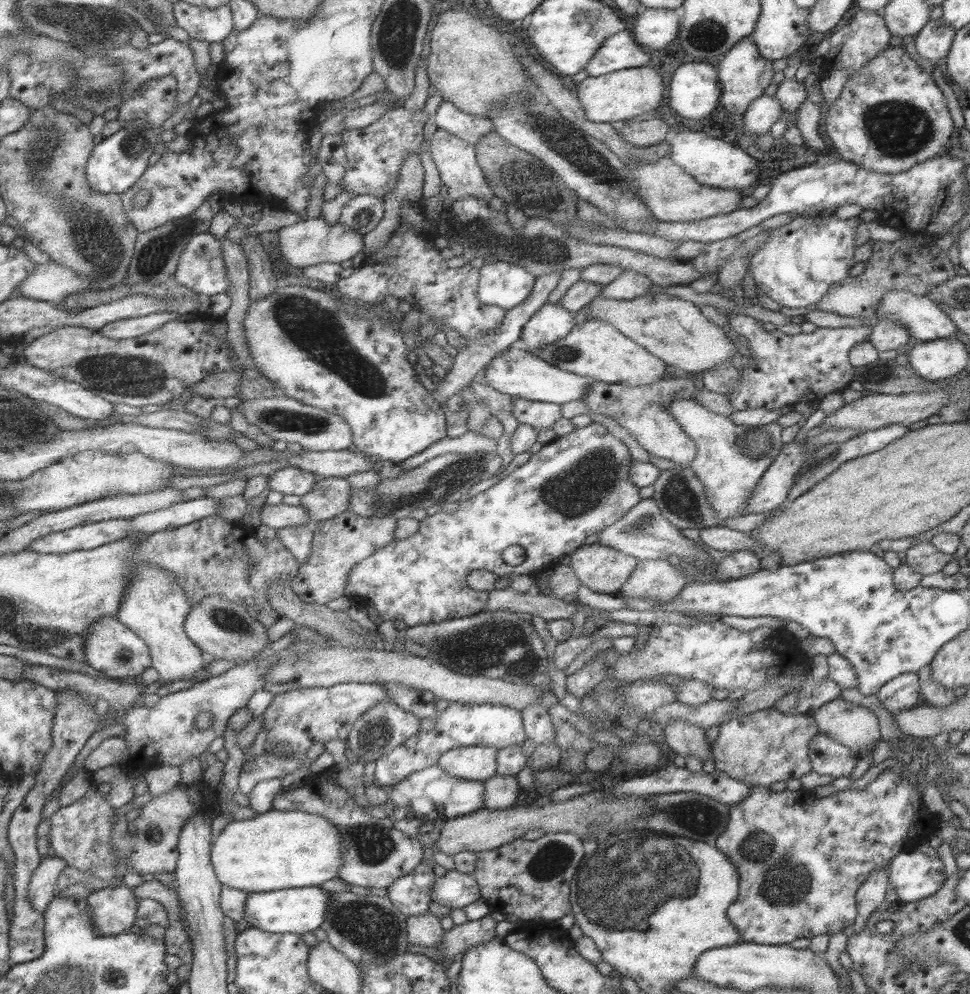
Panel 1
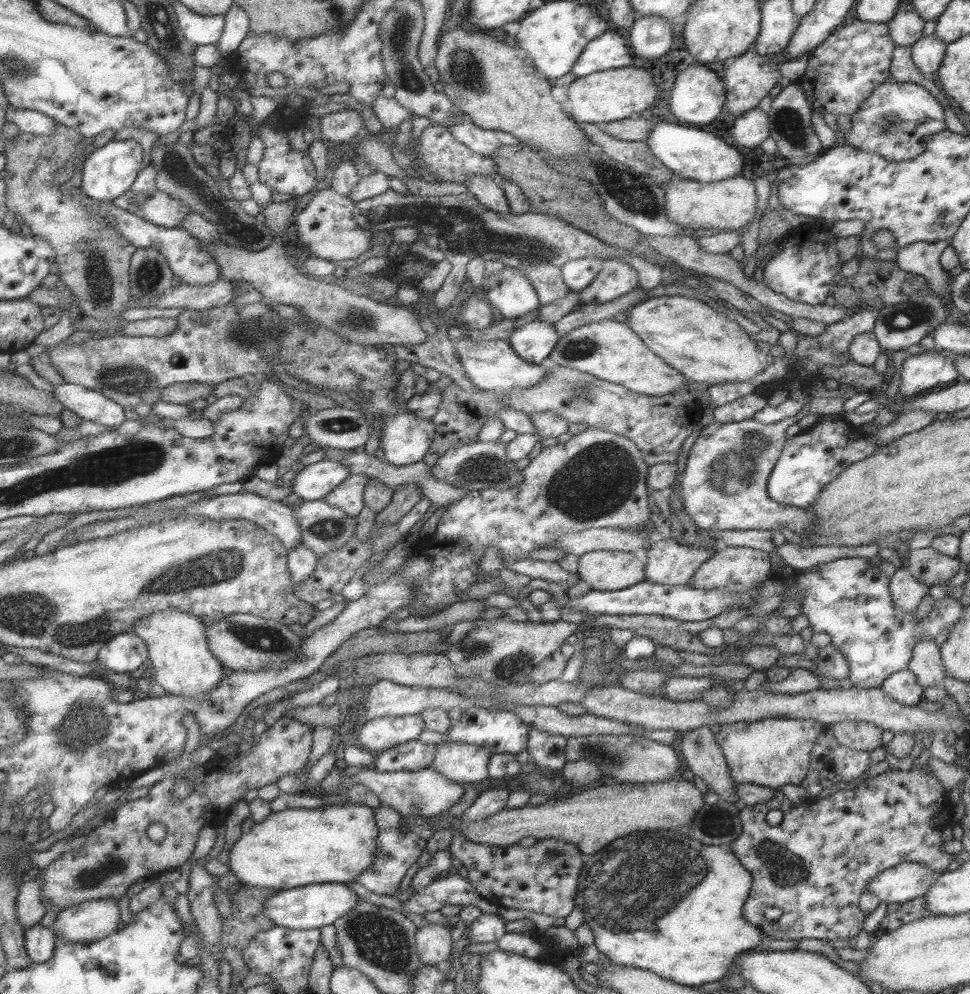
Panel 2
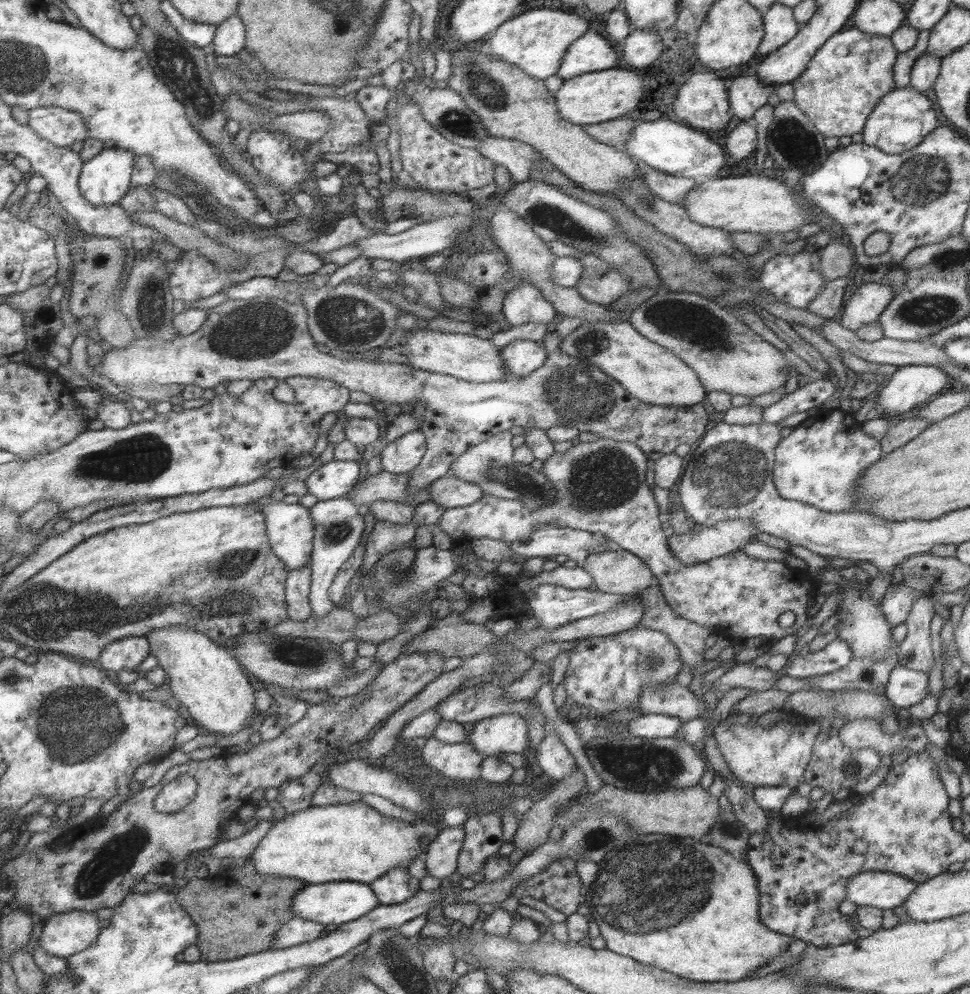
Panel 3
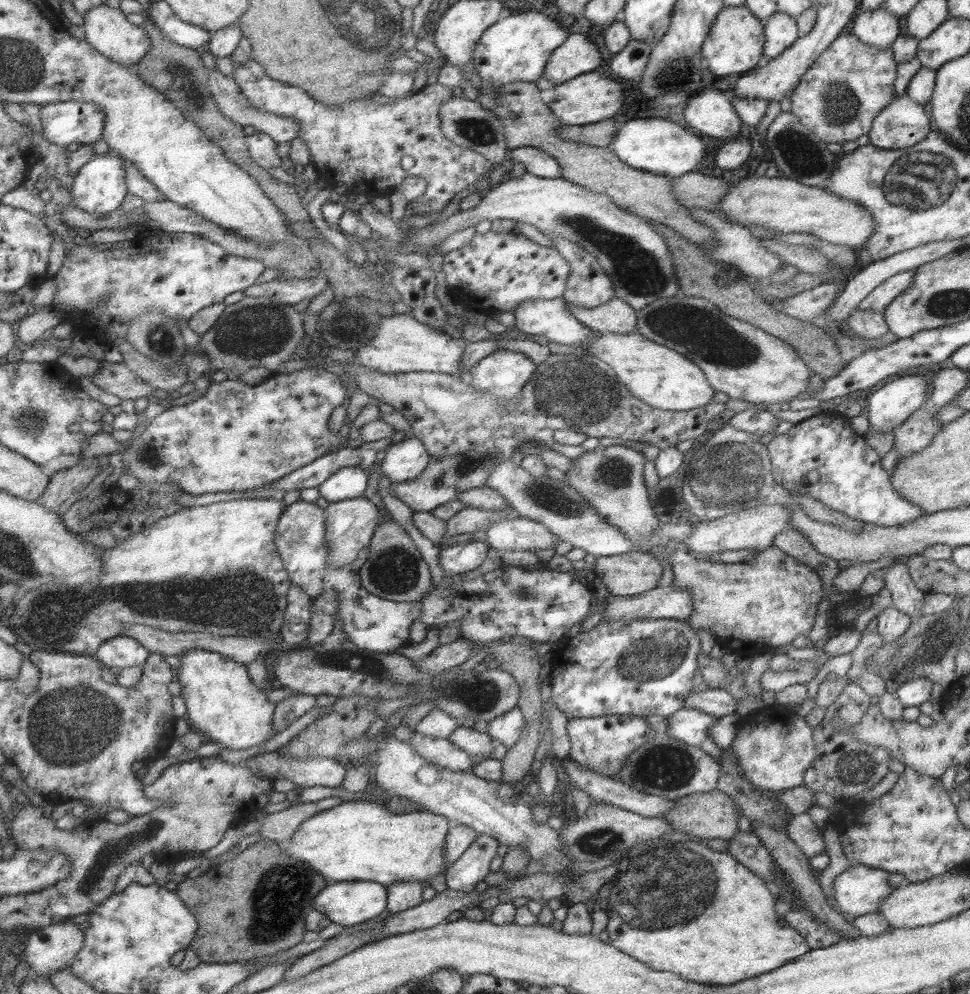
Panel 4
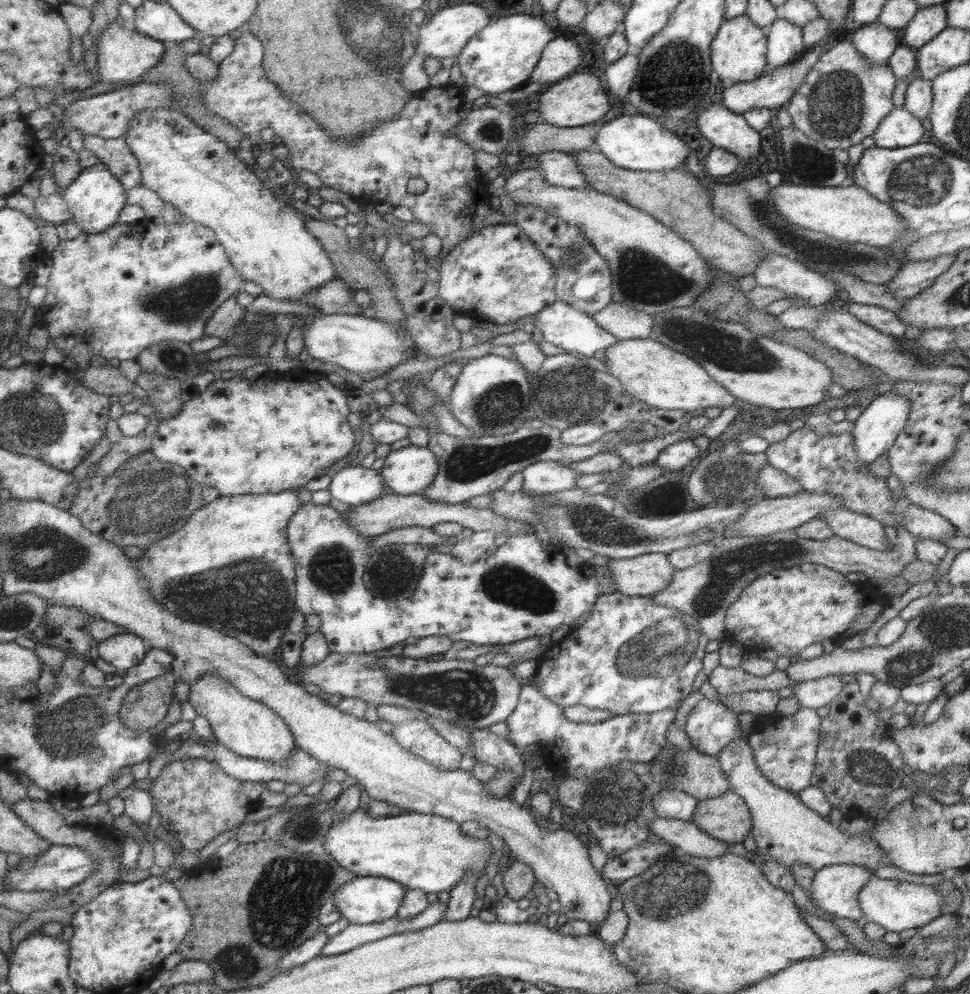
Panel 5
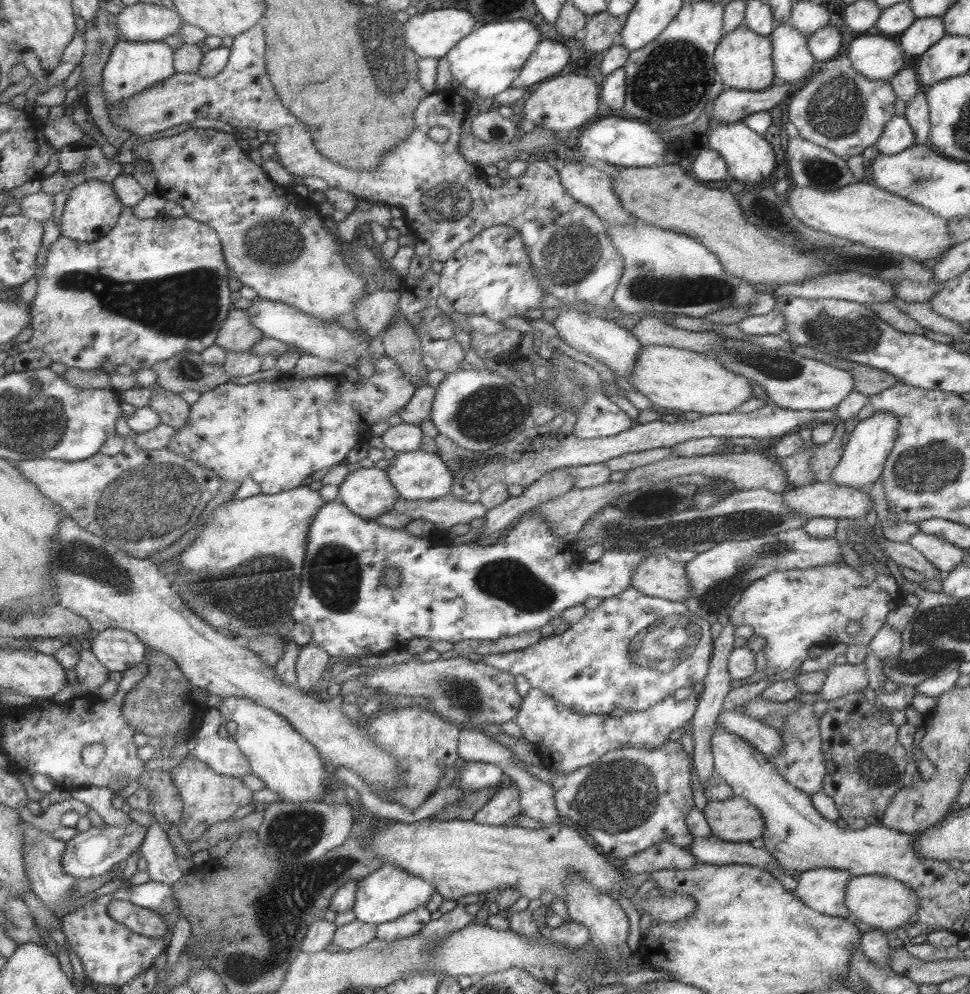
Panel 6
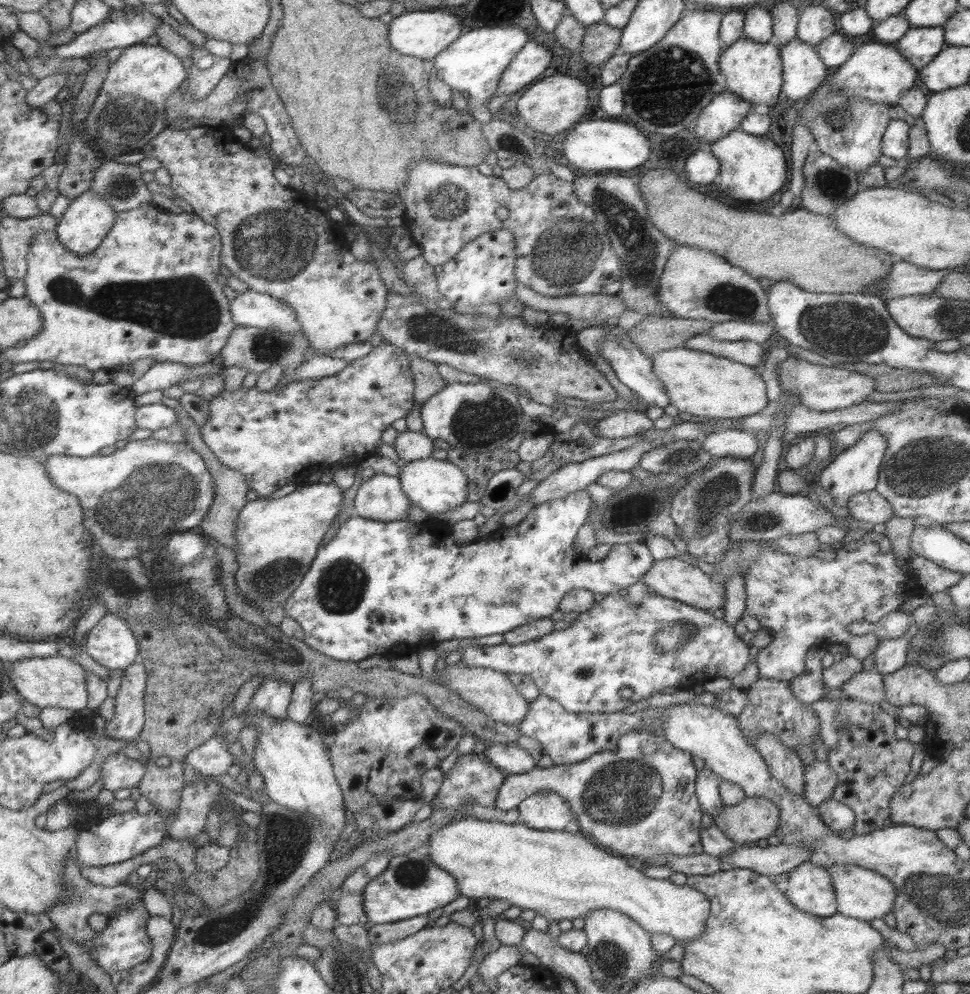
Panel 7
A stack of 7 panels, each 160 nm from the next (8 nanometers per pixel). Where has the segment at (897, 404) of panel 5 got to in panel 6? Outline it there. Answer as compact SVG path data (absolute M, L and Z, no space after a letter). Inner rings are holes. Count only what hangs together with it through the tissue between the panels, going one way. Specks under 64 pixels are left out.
M883 411L875 412L870 417L859 421L848 435L848 441L842 451L839 462L831 471L830 478L833 483L848 487L865 486L873 484L882 474L884 462L891 452L897 432L897 420L893 413Z

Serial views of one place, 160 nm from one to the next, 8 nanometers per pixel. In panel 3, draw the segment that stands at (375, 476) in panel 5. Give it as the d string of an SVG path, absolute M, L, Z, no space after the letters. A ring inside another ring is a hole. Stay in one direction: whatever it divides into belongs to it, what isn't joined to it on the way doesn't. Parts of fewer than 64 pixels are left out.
M331 460L313 470L304 480L306 492L318 501L343 496L357 482L357 461Z

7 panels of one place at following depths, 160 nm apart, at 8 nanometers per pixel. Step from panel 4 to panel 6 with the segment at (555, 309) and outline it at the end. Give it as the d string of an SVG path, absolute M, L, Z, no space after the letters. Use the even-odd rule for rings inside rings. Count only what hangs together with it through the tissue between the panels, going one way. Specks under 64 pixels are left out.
M565 309L557 311L557 315L552 322L556 336L563 340L565 344L574 348L577 352L583 352L591 358L606 364L606 366L622 378L626 378L632 362L637 356L640 344L637 339L624 327L618 326L613 321L608 321L601 317L592 317L587 313L576 311L575 309Z

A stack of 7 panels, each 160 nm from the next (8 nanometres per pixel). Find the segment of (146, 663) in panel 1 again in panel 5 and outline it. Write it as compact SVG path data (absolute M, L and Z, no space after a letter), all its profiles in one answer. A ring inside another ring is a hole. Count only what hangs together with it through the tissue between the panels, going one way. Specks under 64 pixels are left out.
M122 633L97 642L97 657L123 672L141 663L149 644L133 634Z

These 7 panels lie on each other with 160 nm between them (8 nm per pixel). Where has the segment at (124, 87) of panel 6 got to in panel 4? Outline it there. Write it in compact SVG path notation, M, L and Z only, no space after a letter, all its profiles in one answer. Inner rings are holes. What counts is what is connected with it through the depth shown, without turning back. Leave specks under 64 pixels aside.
M105 4L88 8L83 14L82 29L85 40L100 54L110 61L119 63L124 67L133 67L136 62L147 52L150 40L140 25L133 25L125 19L119 9L107 7Z

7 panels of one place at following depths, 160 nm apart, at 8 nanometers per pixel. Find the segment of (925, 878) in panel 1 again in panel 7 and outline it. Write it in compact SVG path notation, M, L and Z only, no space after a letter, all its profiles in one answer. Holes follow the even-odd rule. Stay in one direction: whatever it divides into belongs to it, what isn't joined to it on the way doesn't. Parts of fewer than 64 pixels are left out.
M808 860L788 872L784 895L795 909L817 917L836 914L832 880L825 867Z

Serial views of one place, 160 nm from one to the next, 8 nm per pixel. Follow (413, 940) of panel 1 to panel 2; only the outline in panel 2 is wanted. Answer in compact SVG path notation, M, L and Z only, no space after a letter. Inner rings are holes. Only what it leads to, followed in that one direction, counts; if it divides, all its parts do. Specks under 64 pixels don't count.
M425 921L414 934L416 953L423 965L443 965L451 954L451 936L445 924Z

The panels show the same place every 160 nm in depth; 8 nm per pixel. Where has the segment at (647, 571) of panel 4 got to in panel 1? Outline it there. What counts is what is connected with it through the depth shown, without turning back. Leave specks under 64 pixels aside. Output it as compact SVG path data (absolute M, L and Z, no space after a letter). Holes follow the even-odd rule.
M597 542L579 545L568 557L580 584L608 595L619 591L637 562L636 558Z

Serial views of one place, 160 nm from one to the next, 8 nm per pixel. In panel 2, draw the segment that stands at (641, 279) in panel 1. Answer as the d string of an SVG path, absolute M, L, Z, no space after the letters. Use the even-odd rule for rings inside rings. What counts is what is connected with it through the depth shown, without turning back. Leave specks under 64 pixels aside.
M604 260L599 274L580 292L581 304L603 304L637 289L638 274L621 260Z

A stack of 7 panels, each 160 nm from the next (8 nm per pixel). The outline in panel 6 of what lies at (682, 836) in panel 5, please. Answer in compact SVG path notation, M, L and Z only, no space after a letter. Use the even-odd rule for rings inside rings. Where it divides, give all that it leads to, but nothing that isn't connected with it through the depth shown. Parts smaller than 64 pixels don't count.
M709 835L693 837L688 851L699 863L707 864L750 864L760 869L775 868L776 860L763 848L753 847L749 843L727 842Z

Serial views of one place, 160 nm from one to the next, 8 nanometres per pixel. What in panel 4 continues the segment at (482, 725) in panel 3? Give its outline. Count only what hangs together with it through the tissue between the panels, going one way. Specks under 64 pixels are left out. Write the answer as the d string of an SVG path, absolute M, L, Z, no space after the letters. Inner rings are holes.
M515 706L505 714L488 721L487 734L508 749L517 742L523 732L523 727L523 714Z

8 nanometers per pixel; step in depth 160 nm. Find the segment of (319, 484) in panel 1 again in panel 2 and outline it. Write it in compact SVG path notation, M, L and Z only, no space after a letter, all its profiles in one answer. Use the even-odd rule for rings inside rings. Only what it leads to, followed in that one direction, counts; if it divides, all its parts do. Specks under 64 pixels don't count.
M364 474L347 475L341 482L337 483L327 494L323 495L323 500L341 509L343 514L355 517L364 505L363 489L370 478Z

